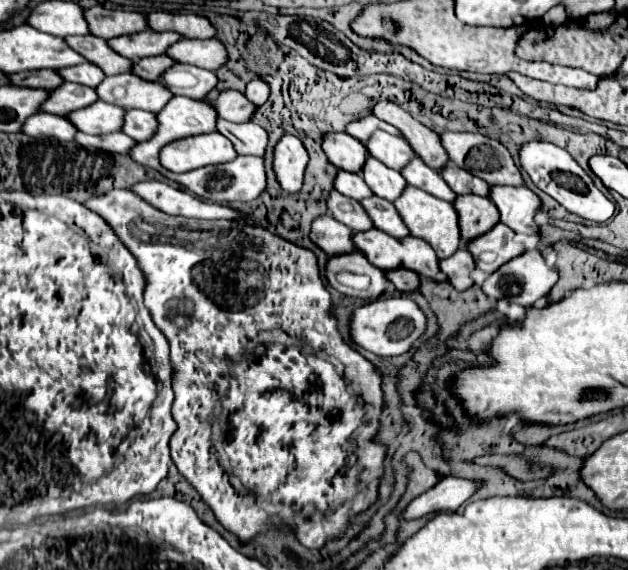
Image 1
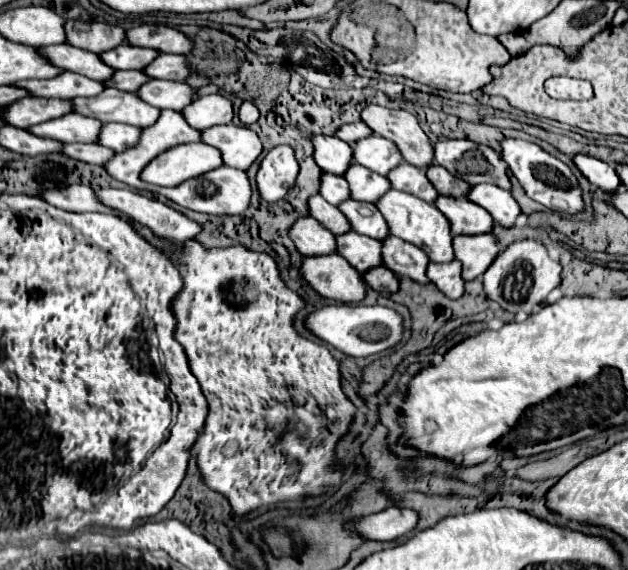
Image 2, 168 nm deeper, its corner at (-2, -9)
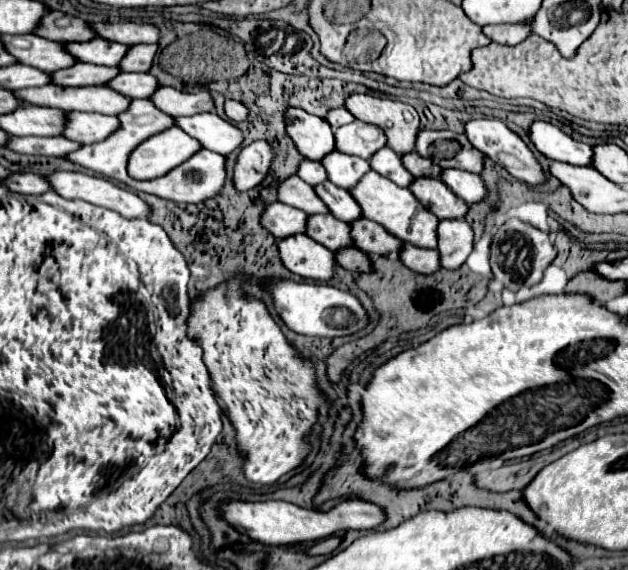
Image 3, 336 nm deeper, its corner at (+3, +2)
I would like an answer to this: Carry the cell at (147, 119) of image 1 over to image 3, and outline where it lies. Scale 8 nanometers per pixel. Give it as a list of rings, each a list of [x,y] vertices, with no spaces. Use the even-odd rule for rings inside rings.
[[[67,112],[65,118],[67,122],[61,136],[79,144],[101,142],[119,124],[117,116],[105,116],[105,114],[95,114],[95,112]]]

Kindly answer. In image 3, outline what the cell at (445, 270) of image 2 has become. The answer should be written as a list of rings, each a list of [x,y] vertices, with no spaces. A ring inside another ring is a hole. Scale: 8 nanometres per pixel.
[[[403,242],[399,250],[399,260],[413,272],[419,274],[433,274],[439,270],[439,252],[437,250],[427,250],[427,248],[417,248],[409,242]]]

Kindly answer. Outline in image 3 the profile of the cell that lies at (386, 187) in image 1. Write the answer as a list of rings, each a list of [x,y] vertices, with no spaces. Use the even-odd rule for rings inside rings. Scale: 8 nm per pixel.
[[[329,152],[329,156],[325,156],[325,160],[321,160],[325,172],[327,172],[327,178],[339,186],[339,188],[353,188],[353,184],[357,184],[357,180],[369,172],[369,162],[367,160],[361,160],[357,156],[345,156],[343,152]]]

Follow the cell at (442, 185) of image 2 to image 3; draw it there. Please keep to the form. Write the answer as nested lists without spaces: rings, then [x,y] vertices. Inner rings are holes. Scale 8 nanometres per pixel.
[[[407,152],[401,156],[401,164],[405,166],[405,170],[409,174],[413,174],[415,178],[419,176],[431,176],[437,178],[441,174],[441,168],[437,164],[433,164],[429,158],[421,158],[417,156],[417,152]]]

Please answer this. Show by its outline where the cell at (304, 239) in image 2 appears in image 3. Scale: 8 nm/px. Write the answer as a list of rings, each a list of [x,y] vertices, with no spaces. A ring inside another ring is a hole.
[[[281,202],[267,204],[265,210],[261,212],[261,226],[265,230],[269,230],[279,240],[285,236],[303,234],[305,232],[305,220],[307,220],[305,212],[301,212],[293,206],[285,206]]]

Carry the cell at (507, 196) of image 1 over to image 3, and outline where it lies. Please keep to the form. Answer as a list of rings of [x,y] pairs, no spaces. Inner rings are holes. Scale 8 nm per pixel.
[[[447,168],[441,172],[441,180],[449,186],[449,190],[465,202],[481,202],[487,194],[483,180],[477,174],[461,172]]]

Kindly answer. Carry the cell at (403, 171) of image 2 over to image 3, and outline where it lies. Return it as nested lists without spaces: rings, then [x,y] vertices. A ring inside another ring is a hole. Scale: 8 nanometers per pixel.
[[[383,146],[379,152],[375,152],[375,154],[369,158],[369,166],[371,166],[377,174],[393,180],[397,186],[407,186],[407,184],[413,182],[413,176],[411,176],[411,174],[403,168],[403,164],[401,164],[401,156],[395,154],[389,146]]]

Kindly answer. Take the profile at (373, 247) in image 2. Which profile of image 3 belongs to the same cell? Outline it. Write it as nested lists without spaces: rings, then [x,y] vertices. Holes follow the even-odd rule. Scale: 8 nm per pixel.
[[[331,214],[307,216],[305,232],[309,238],[323,244],[331,252],[337,252],[345,246],[351,246],[351,242],[353,242],[353,240],[349,240],[349,224],[337,220]]]

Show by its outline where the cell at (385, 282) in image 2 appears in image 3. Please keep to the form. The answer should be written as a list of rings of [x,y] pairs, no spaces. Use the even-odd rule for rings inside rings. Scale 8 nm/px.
[[[347,246],[347,248],[341,248],[337,254],[335,254],[335,262],[339,266],[343,266],[345,270],[351,270],[351,272],[369,272],[369,258],[353,248],[353,246]]]

